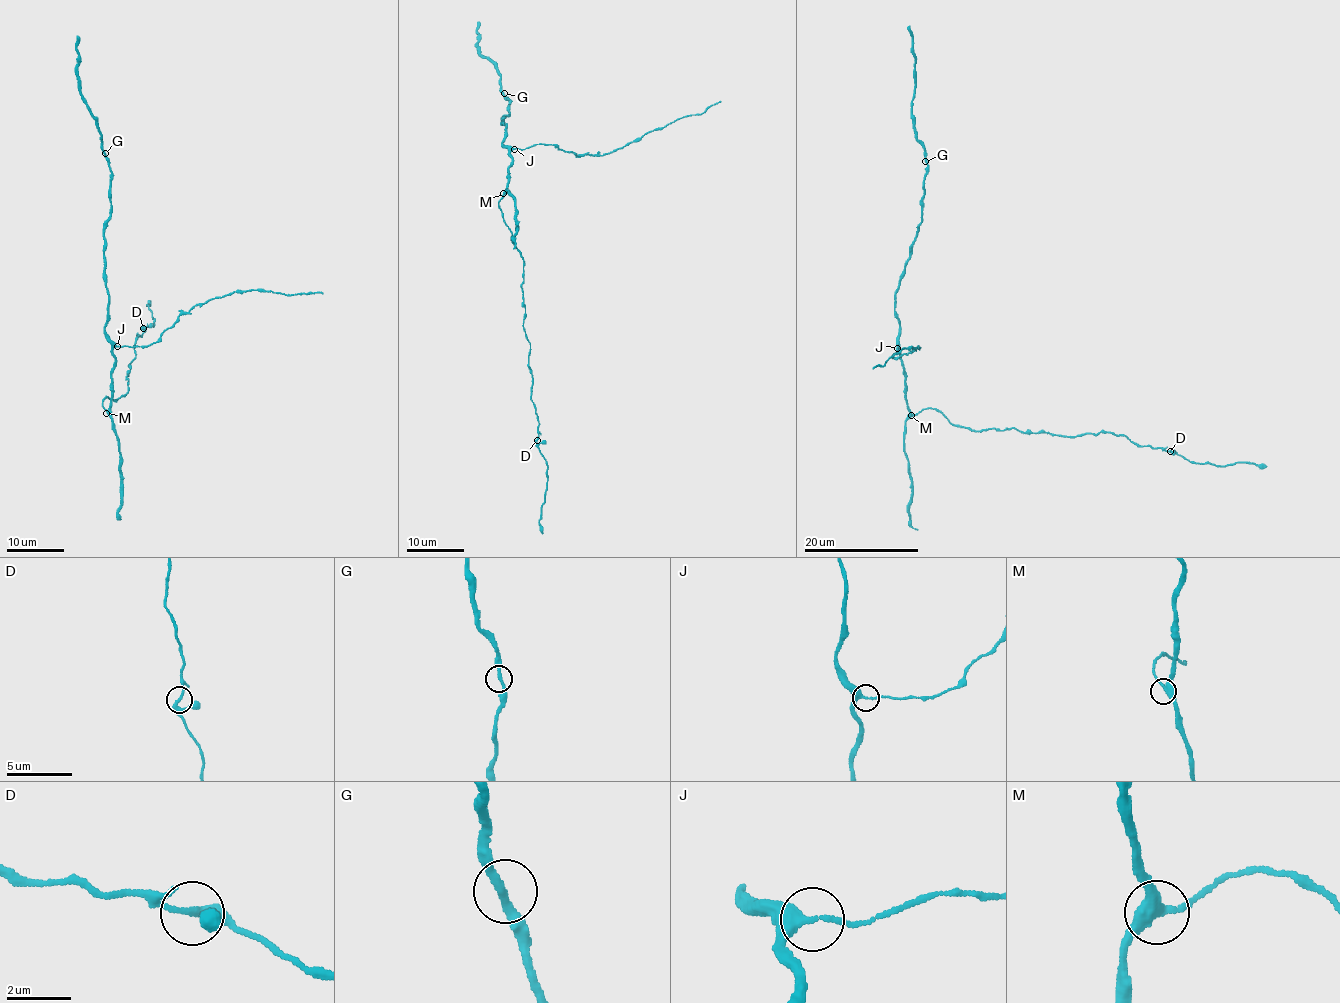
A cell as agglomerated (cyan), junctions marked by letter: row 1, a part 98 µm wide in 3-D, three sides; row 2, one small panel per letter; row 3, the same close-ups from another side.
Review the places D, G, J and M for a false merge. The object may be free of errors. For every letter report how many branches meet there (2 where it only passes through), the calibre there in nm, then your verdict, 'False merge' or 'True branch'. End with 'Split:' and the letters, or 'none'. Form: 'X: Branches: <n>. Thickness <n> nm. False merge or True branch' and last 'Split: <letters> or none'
D: Branches: 3. Thickness 240 nm. True branch
G: Branches: 2. Thickness 260 nm. True branch
J: Branches: 3. Thickness 280 nm. True branch
M: Branches: 3. Thickness 360 nm. True branch
Split: none

